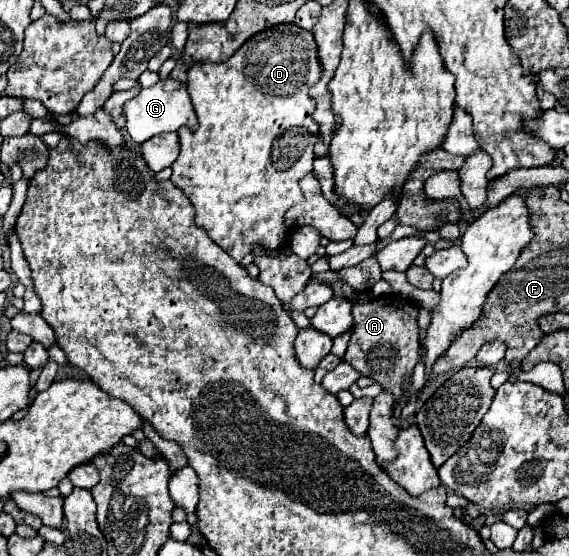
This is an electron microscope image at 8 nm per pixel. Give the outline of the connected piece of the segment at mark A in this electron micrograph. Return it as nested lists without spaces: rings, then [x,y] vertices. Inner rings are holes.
[[[379,297],[362,305],[353,305],[353,336],[345,352],[345,362],[349,362],[363,376],[373,378],[383,390],[389,390],[395,402],[401,402],[405,374],[411,374],[419,360],[419,309],[415,305],[395,308],[391,300],[391,297]]]

